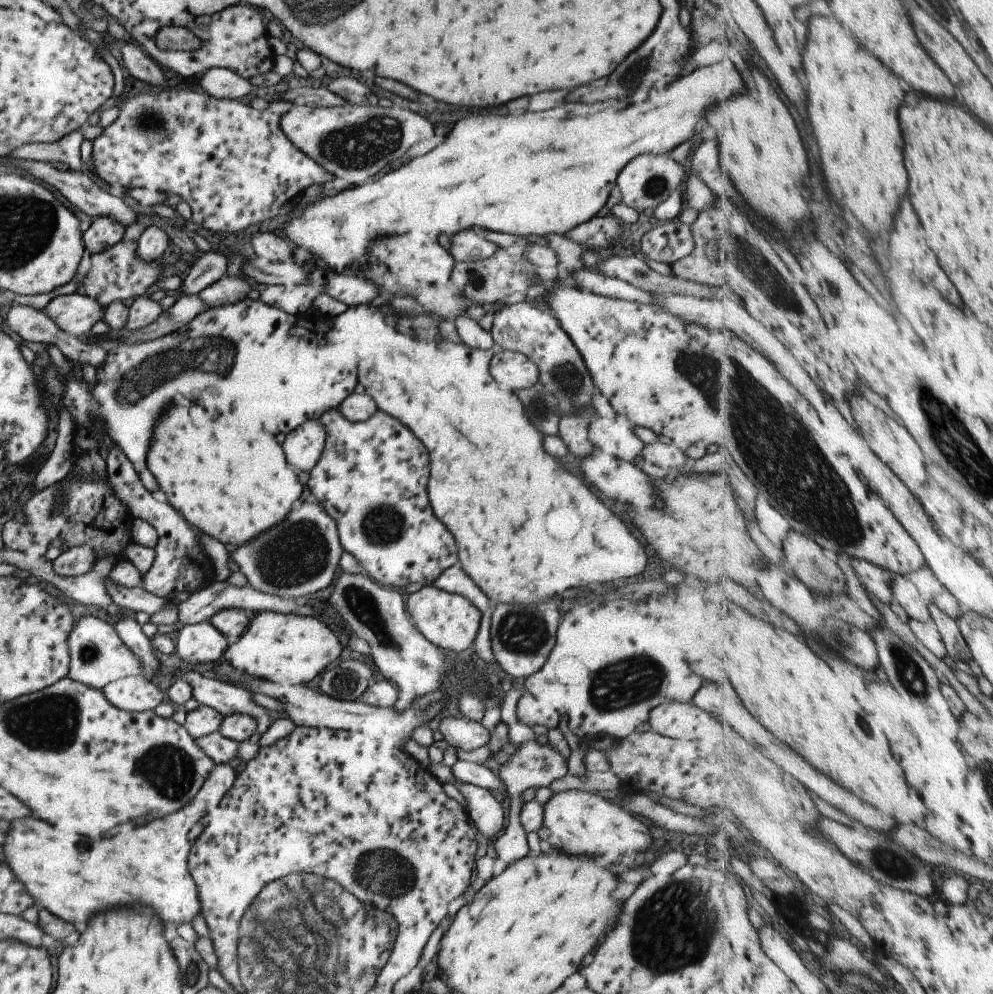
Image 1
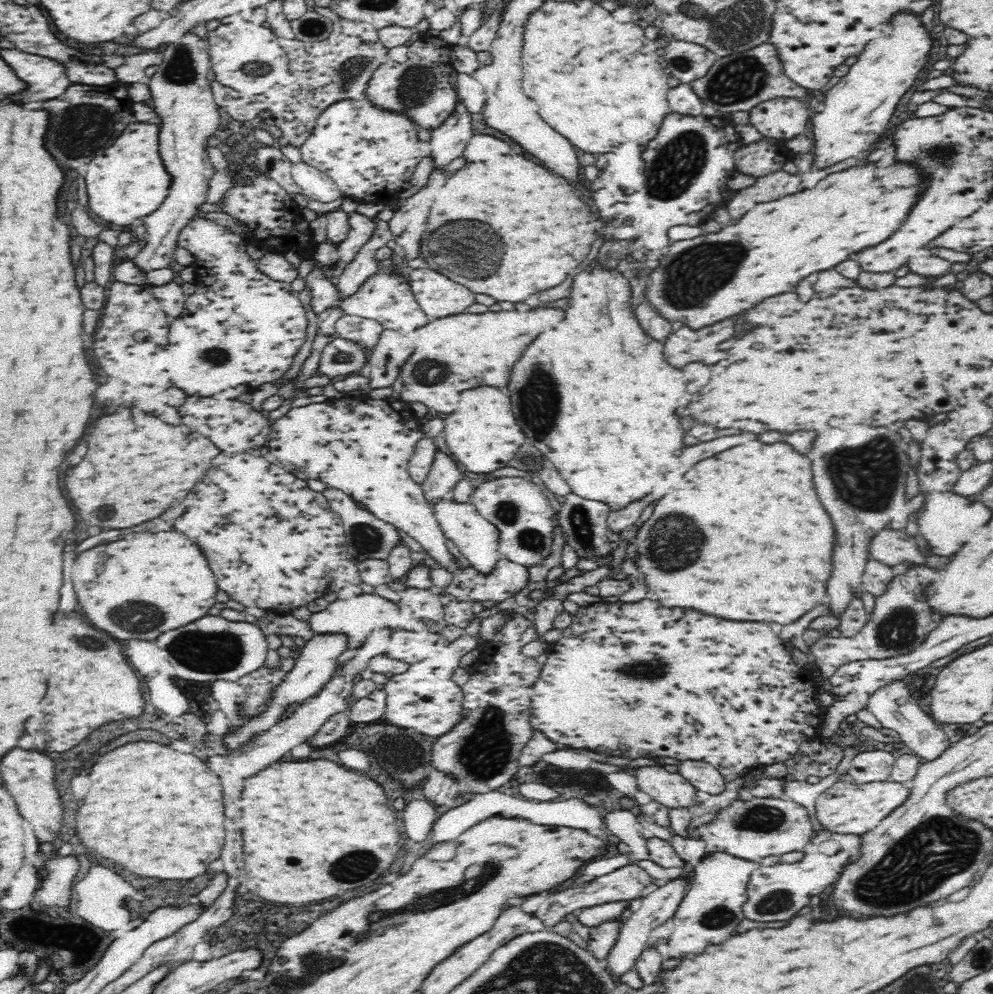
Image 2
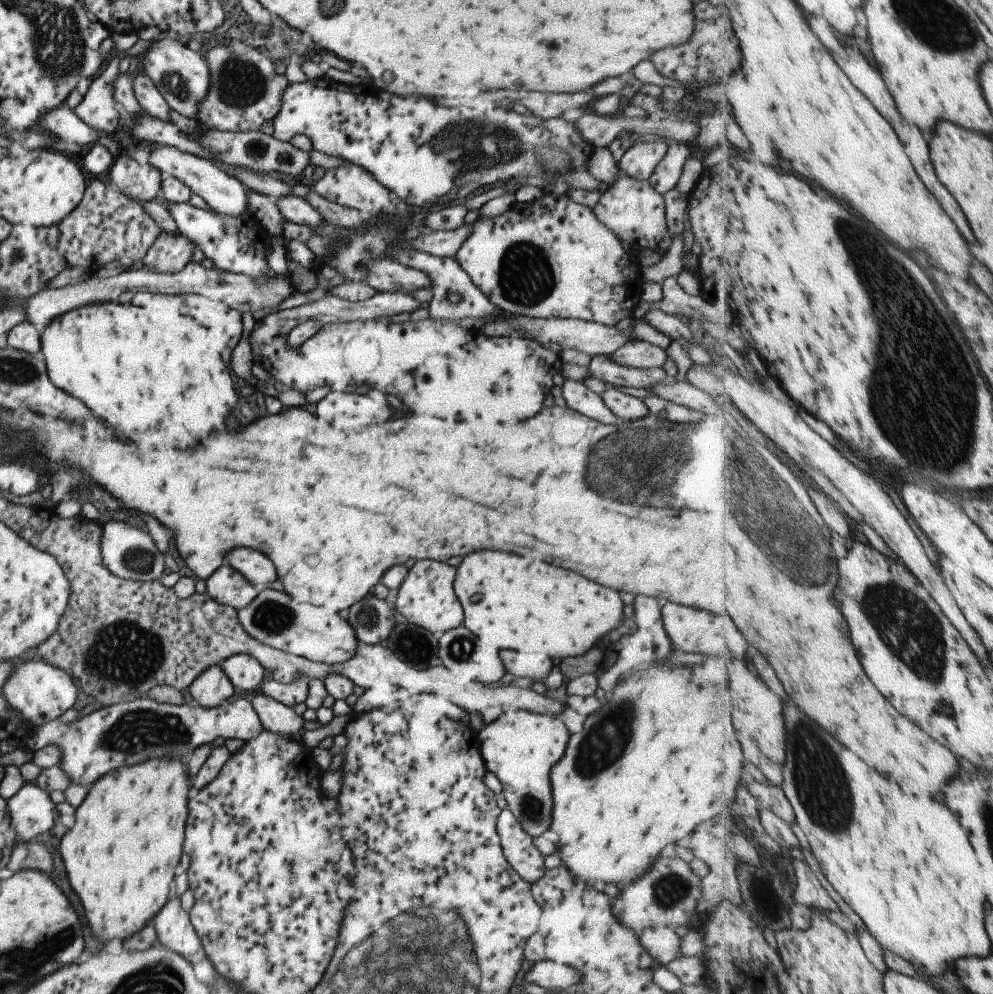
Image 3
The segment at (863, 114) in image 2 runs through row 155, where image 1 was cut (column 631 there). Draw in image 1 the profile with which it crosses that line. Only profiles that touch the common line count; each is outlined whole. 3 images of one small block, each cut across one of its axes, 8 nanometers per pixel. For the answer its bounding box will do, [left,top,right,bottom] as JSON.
[536,789,654,858]

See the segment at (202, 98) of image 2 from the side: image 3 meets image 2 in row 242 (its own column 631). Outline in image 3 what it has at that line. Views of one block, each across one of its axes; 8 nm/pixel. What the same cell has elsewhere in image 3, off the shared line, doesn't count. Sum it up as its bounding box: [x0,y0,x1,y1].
[619,140,668,181]

